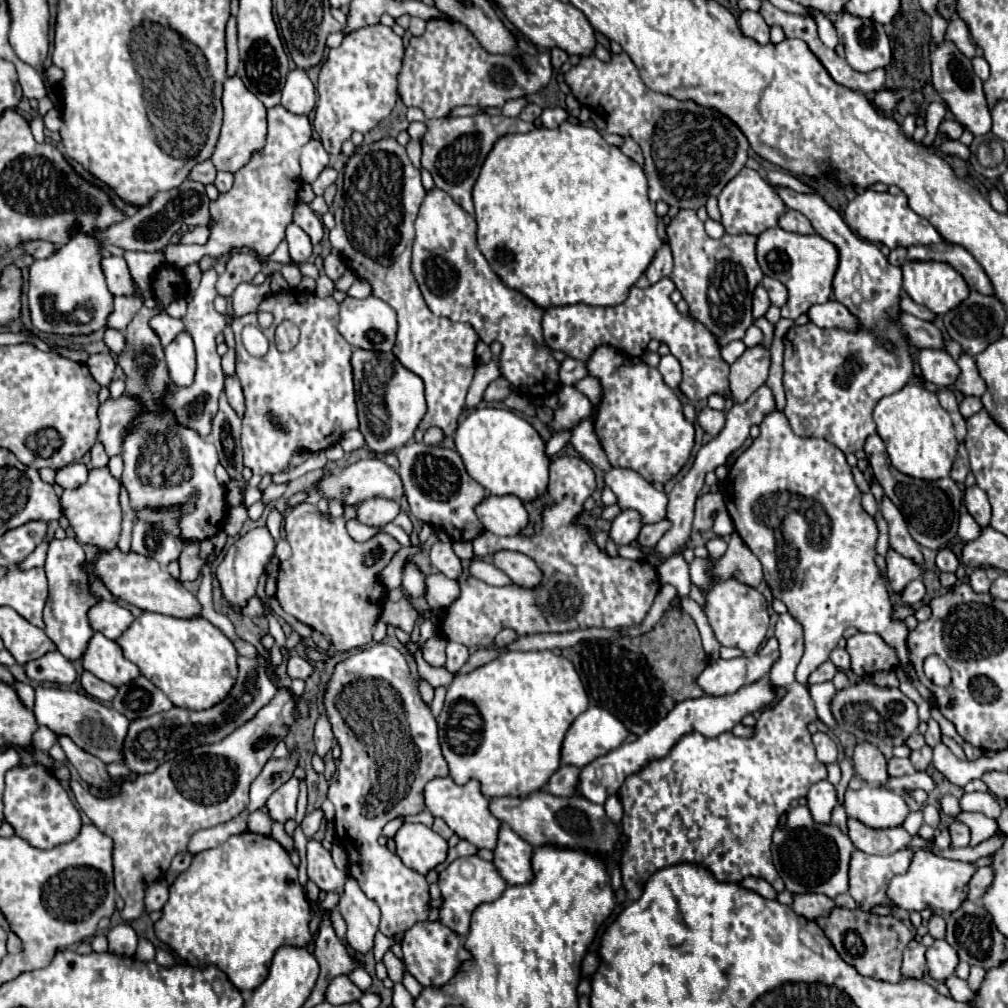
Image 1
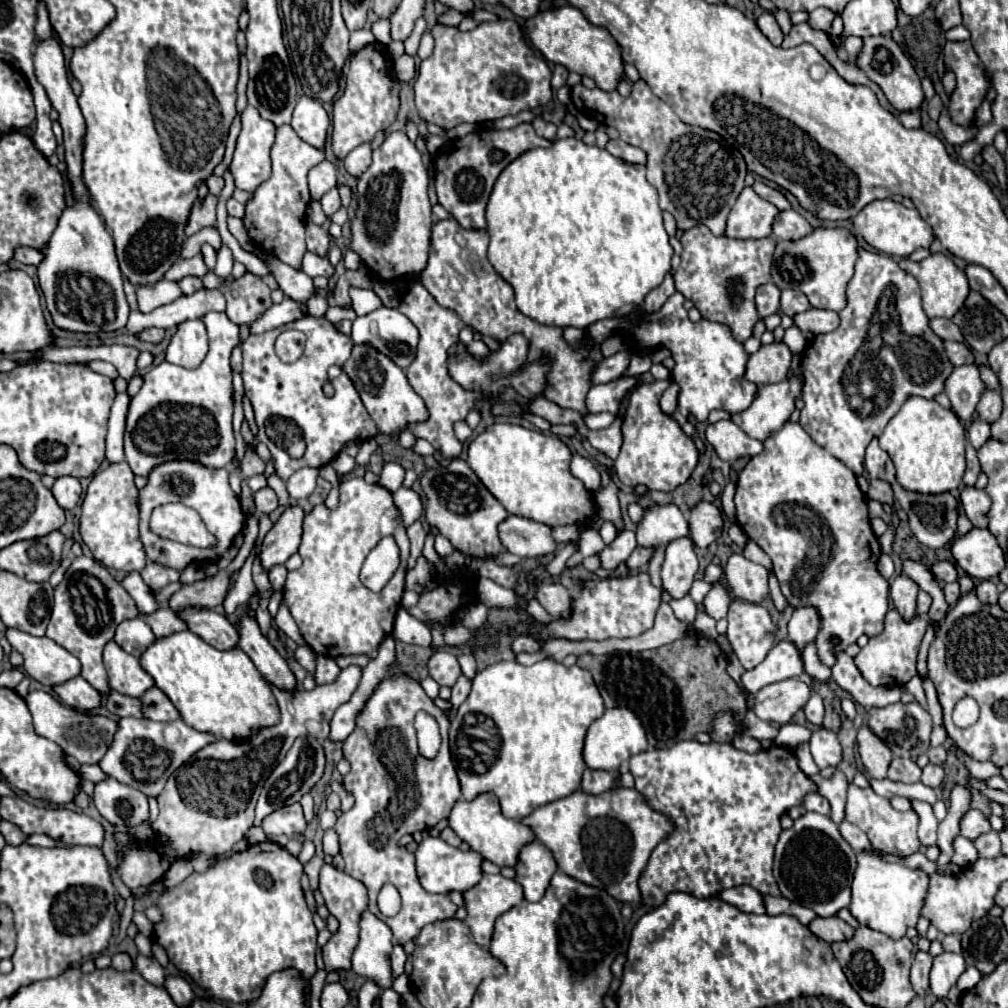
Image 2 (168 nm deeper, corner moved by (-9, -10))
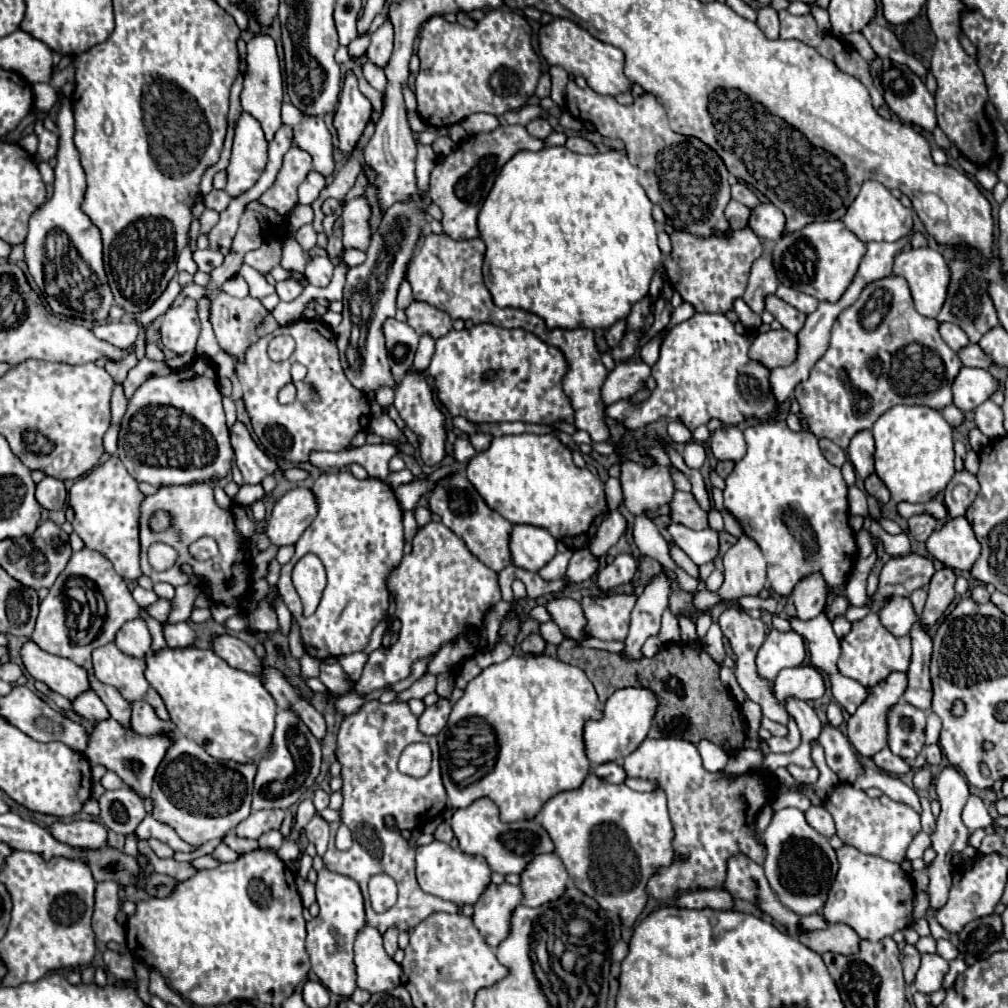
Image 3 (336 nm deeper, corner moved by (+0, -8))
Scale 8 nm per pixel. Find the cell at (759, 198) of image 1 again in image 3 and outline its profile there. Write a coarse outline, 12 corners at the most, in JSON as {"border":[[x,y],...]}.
{"border":[[737,200],[725,208],[731,230],[747,226],[751,210]]}

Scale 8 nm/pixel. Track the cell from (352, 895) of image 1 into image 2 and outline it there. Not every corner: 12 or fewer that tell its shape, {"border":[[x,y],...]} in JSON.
{"border":[[362,912],[352,970],[392,986],[390,928]]}

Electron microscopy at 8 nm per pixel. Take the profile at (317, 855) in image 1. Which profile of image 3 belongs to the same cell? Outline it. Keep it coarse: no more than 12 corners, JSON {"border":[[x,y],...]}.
{"border":[[323,868],[305,948],[337,996],[357,988],[353,942],[365,926],[357,882]]}

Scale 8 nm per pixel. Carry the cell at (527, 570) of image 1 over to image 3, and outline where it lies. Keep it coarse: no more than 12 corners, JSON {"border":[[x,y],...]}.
{"border":[[555,598],[547,604],[567,638],[589,638],[579,602]]}

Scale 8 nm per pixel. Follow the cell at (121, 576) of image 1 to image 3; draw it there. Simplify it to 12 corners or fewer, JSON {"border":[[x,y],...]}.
{"border":[[237,636],[213,646],[229,666],[261,678],[261,660]]}

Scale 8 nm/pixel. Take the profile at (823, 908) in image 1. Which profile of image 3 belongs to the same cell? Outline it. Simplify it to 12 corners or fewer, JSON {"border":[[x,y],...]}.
{"border":[[847,924],[801,934],[817,954],[857,954],[861,942]]}

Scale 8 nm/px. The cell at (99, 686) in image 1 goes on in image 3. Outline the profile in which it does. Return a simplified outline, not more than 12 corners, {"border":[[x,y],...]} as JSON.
{"border":[[147,702],[131,704],[131,726],[141,736],[175,732]]}

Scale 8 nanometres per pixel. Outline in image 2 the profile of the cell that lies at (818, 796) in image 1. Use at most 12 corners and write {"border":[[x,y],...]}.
{"border":[[808,794],[802,806],[808,812],[830,814],[830,802],[820,794]]}

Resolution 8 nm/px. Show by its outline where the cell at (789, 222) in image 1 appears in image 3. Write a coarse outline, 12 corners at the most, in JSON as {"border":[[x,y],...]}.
{"border":[[773,204],[751,208],[747,224],[761,240],[775,242],[785,216]]}

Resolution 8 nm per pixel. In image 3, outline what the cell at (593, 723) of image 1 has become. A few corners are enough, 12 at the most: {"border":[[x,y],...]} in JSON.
{"border":[[621,688],[585,724],[593,766],[629,756],[647,736],[657,694]]}

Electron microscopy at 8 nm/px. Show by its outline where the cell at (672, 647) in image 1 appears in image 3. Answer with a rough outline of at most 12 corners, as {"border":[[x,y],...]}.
{"border":[[565,638],[601,702],[647,686],[661,704],[651,734],[747,740],[739,704],[703,648],[671,644],[633,662]]}

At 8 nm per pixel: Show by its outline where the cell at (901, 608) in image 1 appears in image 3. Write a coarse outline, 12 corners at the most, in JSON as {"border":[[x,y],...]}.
{"border":[[875,612],[841,640],[837,670],[865,688],[909,668],[909,636]]}

